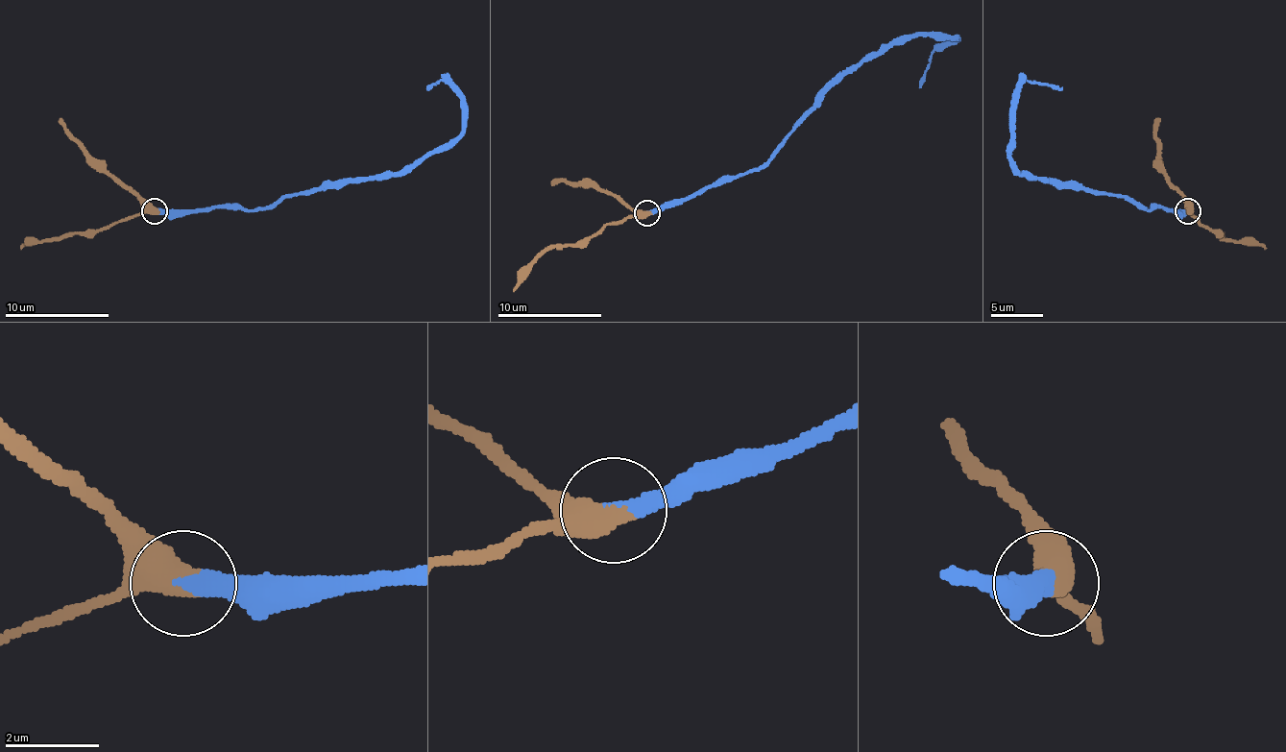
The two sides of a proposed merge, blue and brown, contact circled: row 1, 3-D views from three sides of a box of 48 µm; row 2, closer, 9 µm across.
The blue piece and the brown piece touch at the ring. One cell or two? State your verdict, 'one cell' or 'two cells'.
one cell

